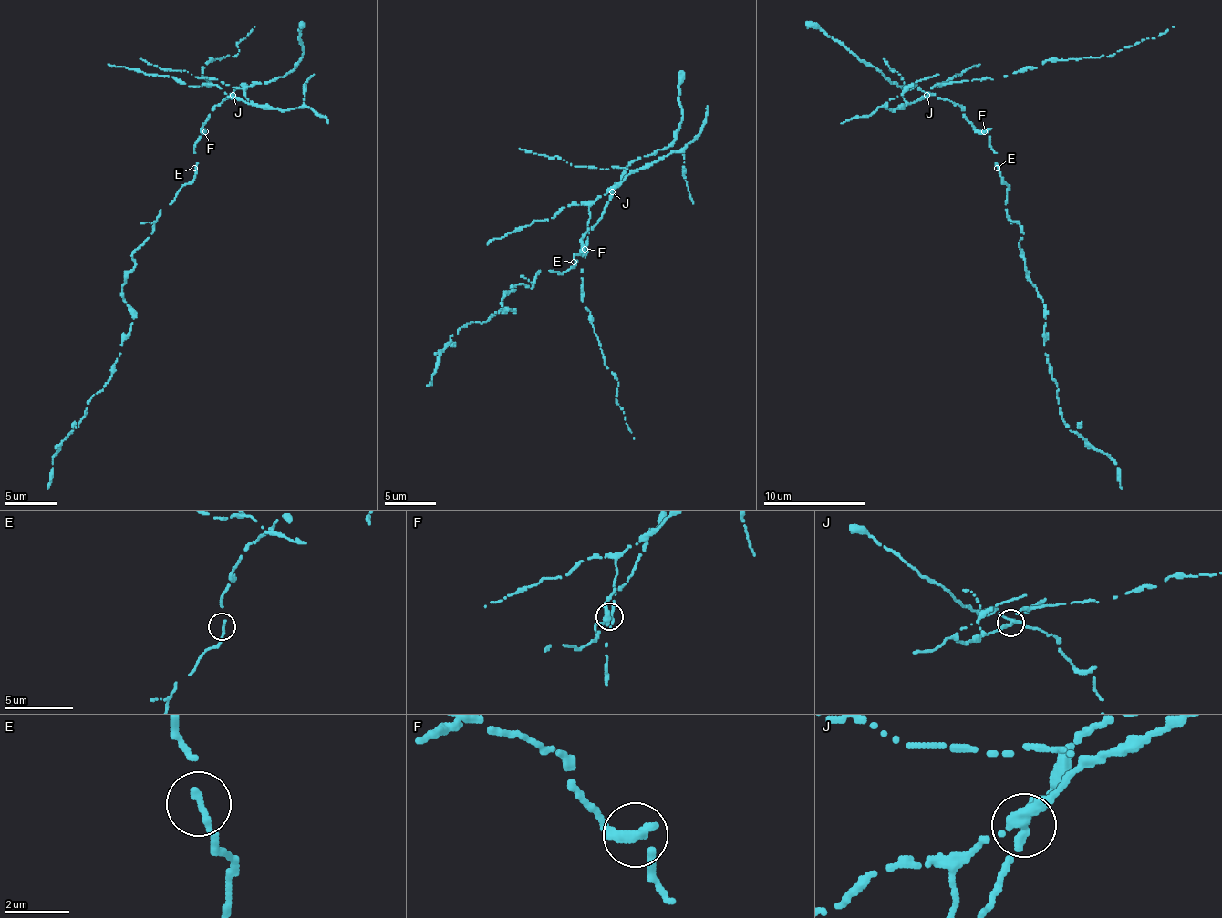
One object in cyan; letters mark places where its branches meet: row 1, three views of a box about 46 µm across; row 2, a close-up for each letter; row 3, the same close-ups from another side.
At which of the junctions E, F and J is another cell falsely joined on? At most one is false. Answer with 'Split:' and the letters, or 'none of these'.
Split: J

